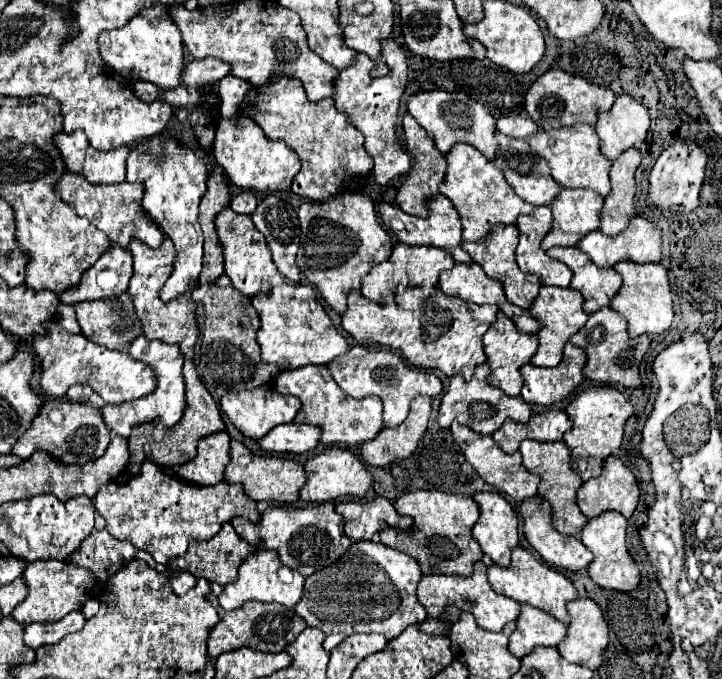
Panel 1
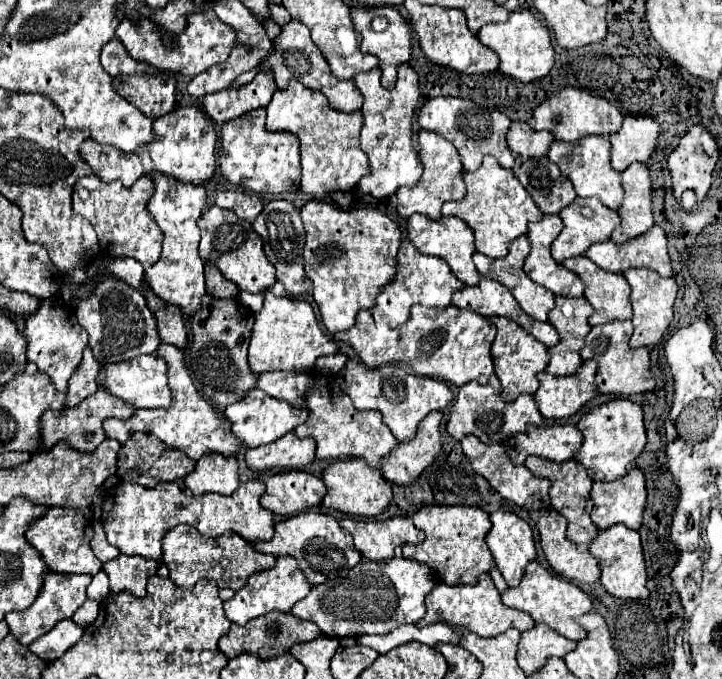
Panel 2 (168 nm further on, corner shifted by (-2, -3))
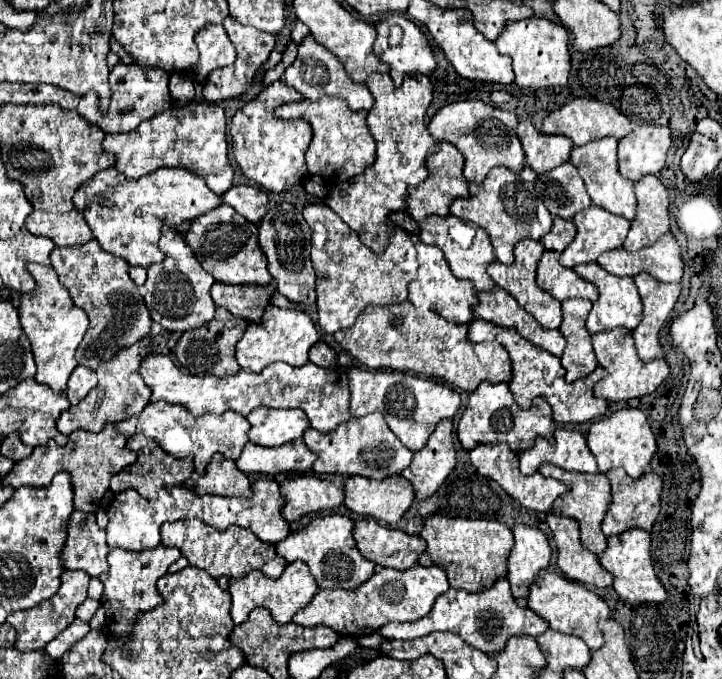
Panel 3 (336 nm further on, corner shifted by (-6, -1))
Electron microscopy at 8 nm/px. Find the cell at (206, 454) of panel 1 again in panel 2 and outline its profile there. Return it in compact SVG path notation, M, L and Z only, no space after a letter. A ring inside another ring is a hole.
M218 453L204 455L196 469L186 477L186 487L192 495L220 493L232 495L238 489L238 461L236 457L224 457Z

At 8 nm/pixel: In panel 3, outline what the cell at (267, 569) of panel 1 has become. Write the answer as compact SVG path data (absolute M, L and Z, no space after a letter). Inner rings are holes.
M294 561L294 563L286 565L284 573L278 579L270 579L270 577L266 577L260 571L250 573L248 577L244 577L240 581L230 579L230 589L228 591L232 595L230 615L232 615L234 625L244 623L248 619L248 613L252 609L256 609L256 607L268 609L278 623L288 623L288 621L292 621L292 615L298 609L302 609L302 605L306 605L312 599L312 595L318 591L318 587L316 587L314 577L308 571L308 565L304 561Z

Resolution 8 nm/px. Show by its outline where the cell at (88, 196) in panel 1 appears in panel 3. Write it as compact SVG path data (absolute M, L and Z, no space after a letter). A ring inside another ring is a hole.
M160 167L138 181L126 177L120 179L116 169L104 169L76 193L74 201L100 247L138 267L150 267L152 263L164 261L164 253L158 249L162 219L170 225L180 225L182 221L192 221L222 203L200 177L182 167Z

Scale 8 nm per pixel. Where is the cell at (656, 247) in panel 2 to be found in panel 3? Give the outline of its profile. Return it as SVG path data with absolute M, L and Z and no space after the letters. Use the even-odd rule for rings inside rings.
M664 233L652 247L644 247L634 253L626 249L606 251L598 257L598 265L612 275L634 277L646 271L664 283L680 281L684 273L680 249L672 233Z

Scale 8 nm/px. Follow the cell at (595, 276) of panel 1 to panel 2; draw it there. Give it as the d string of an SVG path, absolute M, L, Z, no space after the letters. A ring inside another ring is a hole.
M584 255L566 259L562 265L574 271L586 285L584 297L594 307L594 313L588 319L590 327L632 319L630 287L620 273L608 273L600 269Z

